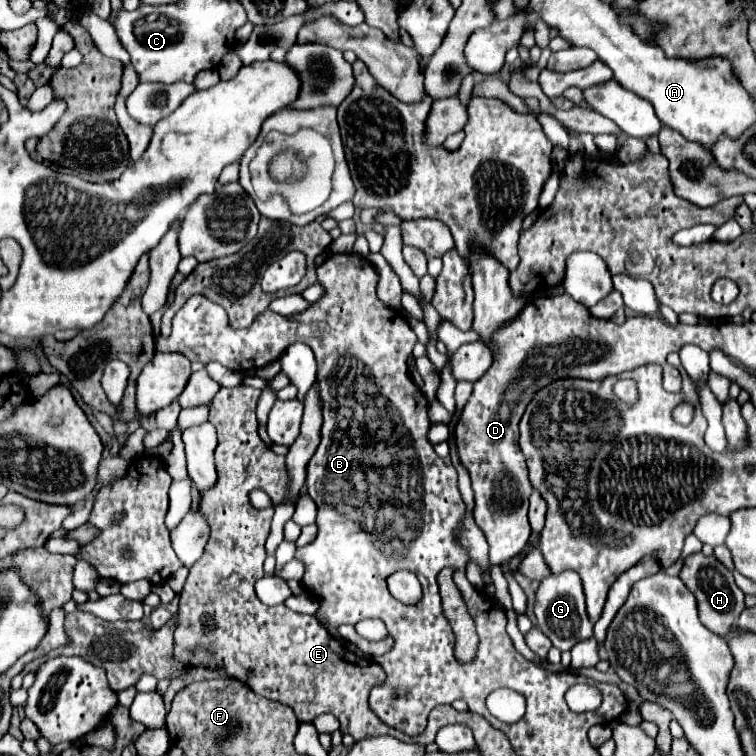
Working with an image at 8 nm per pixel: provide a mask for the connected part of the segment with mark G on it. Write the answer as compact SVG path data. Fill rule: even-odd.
M568 570L560 576L548 576L540 582L536 592L536 606L534 614L538 618L538 628L552 640L552 646L558 650L570 650L580 640L588 640L592 636L592 622L588 620L582 580L576 572Z

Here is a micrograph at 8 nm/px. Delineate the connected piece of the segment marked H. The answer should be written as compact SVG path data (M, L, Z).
M692 554L684 558L684 566L680 570L680 580L686 584L686 588L696 596L698 602L698 612L700 612L700 622L714 634L718 636L728 636L728 632L734 628L740 612L746 608L744 604L744 592L736 586L732 572L718 562L714 556L704 556Z

